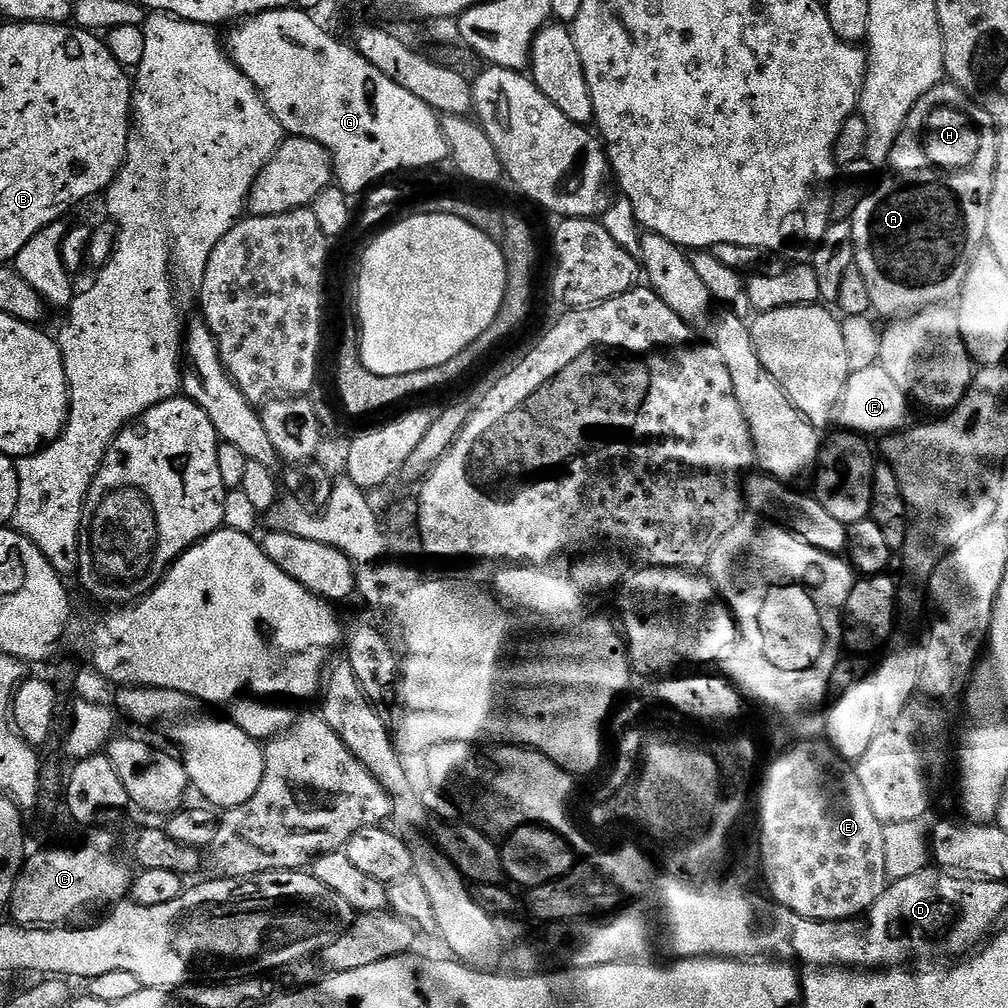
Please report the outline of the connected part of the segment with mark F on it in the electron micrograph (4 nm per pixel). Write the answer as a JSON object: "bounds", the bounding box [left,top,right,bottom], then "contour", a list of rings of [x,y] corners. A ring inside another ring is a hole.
{"bounds":[834,362,913,434],"contour":[[[872,362],[865,368],[857,367],[848,375],[840,404],[836,407],[834,420],[841,429],[850,432],[895,434],[909,423],[908,415],[912,412],[911,407],[913,408],[910,397],[902,386],[898,386],[898,382],[894,382],[890,374],[886,374],[886,370],[880,363]]]}

